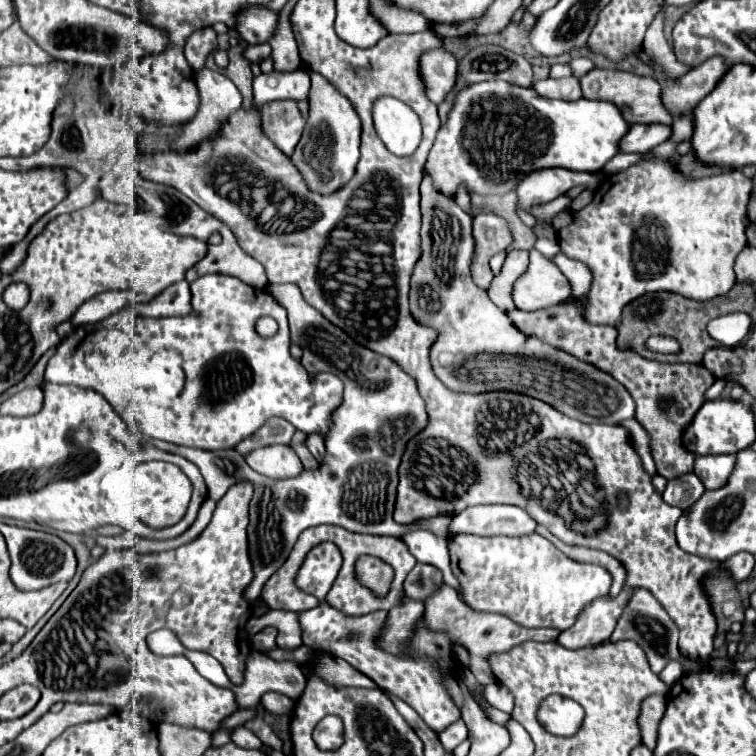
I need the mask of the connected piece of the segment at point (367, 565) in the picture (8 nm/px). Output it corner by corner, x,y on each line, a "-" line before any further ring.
360,556
356,560
355,575
358,581
378,596
384,596
391,588
393,569
373,556

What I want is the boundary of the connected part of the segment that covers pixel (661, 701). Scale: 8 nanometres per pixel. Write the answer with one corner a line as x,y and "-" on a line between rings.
648,696
640,704
638,724
641,732
642,743
651,751
656,747
659,722
667,707
664,696

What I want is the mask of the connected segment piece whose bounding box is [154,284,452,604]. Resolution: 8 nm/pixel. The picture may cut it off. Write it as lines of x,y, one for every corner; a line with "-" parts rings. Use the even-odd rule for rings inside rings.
268,284
266,292
272,292
276,300
288,310
290,340
298,344
304,352
302,364
310,378
320,372
332,372
344,382
344,396
340,406
332,412
332,428
326,436
326,456
318,470
302,470
296,478
272,480
268,484
256,484
256,472
242,462
238,466
218,466
218,452
184,448
170,442
154,440
154,446
186,456
194,462
208,486
208,496
220,500
226,488
238,480
248,480
254,484
254,498
250,510
248,526
248,550
254,570
254,580
244,598
254,604
262,592
264,582
286,562
298,534
310,526
318,524
338,524
352,532
362,534
390,534
404,536
412,530
430,530
438,536
448,536
450,516
434,516
430,520
418,520
412,524
398,524
392,518
398,464
406,442
414,438
424,428
426,408
418,394
418,388
410,376
406,376
390,358
378,356
368,348
356,344
338,326
330,324
320,312
316,312
292,284
-
346,374
352,374
348,378
-
392,410
392,416
388,416

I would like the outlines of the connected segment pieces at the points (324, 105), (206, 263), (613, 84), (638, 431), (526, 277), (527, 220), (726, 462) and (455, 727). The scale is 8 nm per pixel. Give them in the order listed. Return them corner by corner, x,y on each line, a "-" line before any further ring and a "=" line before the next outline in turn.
310,72
312,90
310,90
310,116
302,134
302,140
292,154
292,162
304,176
308,188
320,194
332,194
340,190
356,172
360,158
360,118
354,112
352,104
320,74
=
224,224
220,230
222,242
208,244
206,256
186,272
186,280
194,282
204,274
228,274
252,284
252,288
264,288
268,284
266,272
258,260
248,256
240,246
230,228
=
594,68
592,72
588,72
586,76
580,78
580,86
582,86
584,98
612,102
622,112
622,118
628,124
654,124
654,122
668,124
668,118
652,118
652,116
670,116
668,110
662,106
660,82
656,78
644,78
644,76
620,72
620,70
=
634,418
624,420
620,425
629,432
633,447
638,456
640,456
642,464
644,464
644,470
650,476
654,476
656,474
656,468
654,468
654,460
652,460
652,454
649,448
650,438
647,432
=
536,248
530,250
528,270
514,282
512,300
520,310
540,310
556,306
570,296
566,276
=
548,168
548,170
538,170
526,176
518,188
518,218
526,226
534,226
536,220
530,214
530,208
536,204
550,202
558,196
562,196
566,190
572,186
586,186
588,190
594,190
600,182
600,172
574,172
574,170
564,170
564,168
=
734,454
698,456
694,462
694,474
702,480
706,490
716,490
728,482
728,476
734,470
734,462
736,462
=
456,720
454,724
450,724
444,732
440,732
438,734
440,736
440,742
444,744
444,748
448,750
448,752
452,752
460,742
464,742
466,738
468,738
468,728
466,728
466,724
462,722
462,720

